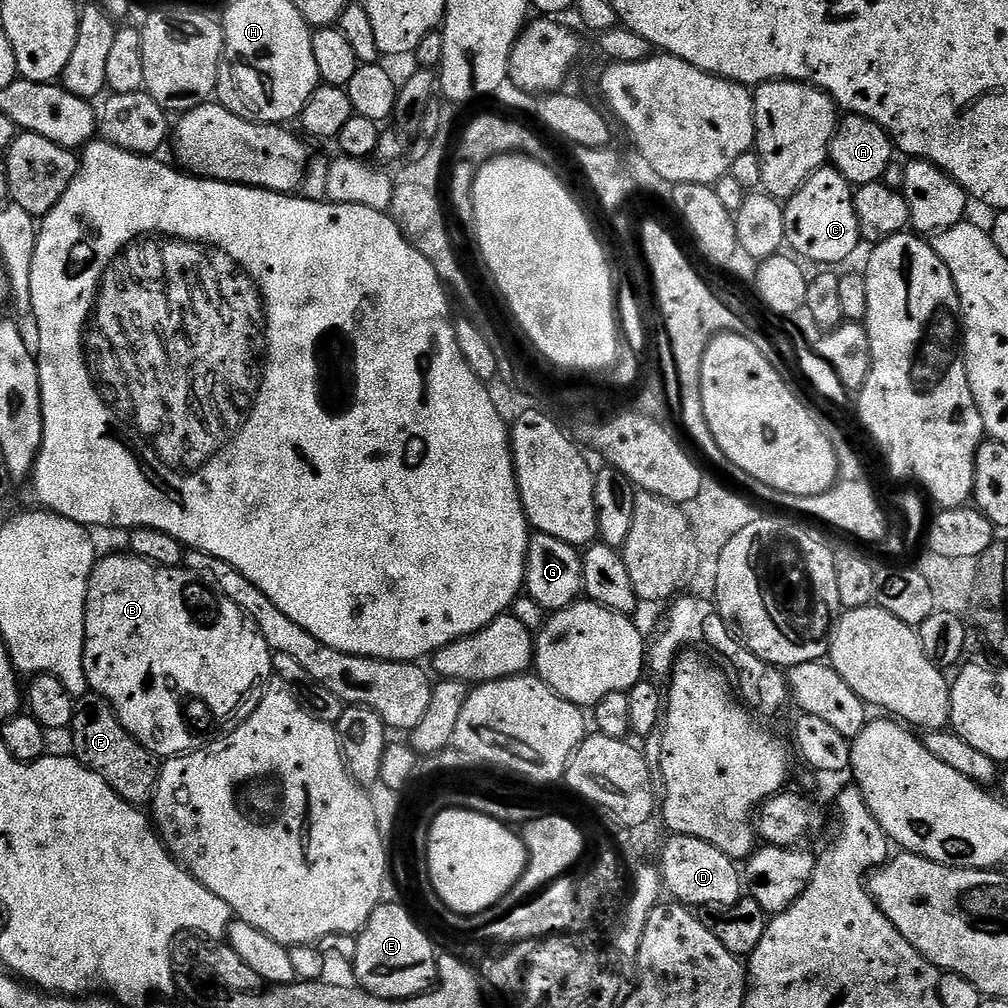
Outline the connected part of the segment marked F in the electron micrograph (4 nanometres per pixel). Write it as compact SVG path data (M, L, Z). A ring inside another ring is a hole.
M85 694L76 700L76 713L70 729L75 759L94 774L106 778L106 782L126 802L144 806L155 797L158 779L158 760L145 750L122 726L108 701L95 694Z

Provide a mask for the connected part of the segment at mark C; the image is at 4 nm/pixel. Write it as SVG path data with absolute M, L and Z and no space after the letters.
M825 166L810 174L810 178L798 191L784 204L784 221L786 222L786 234L784 235L787 247L797 257L805 261L813 260L816 266L836 266L843 260L848 260L856 252L856 247L862 244L860 227L858 226L858 214L854 210L854 186L837 168Z

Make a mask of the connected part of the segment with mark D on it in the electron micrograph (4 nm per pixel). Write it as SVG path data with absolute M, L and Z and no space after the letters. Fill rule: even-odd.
M669 835L663 841L658 859L663 887L674 899L681 900L676 901L681 905L693 904L693 909L699 910L702 906L730 906L742 898L742 872L737 861L710 842L702 842L702 838Z

